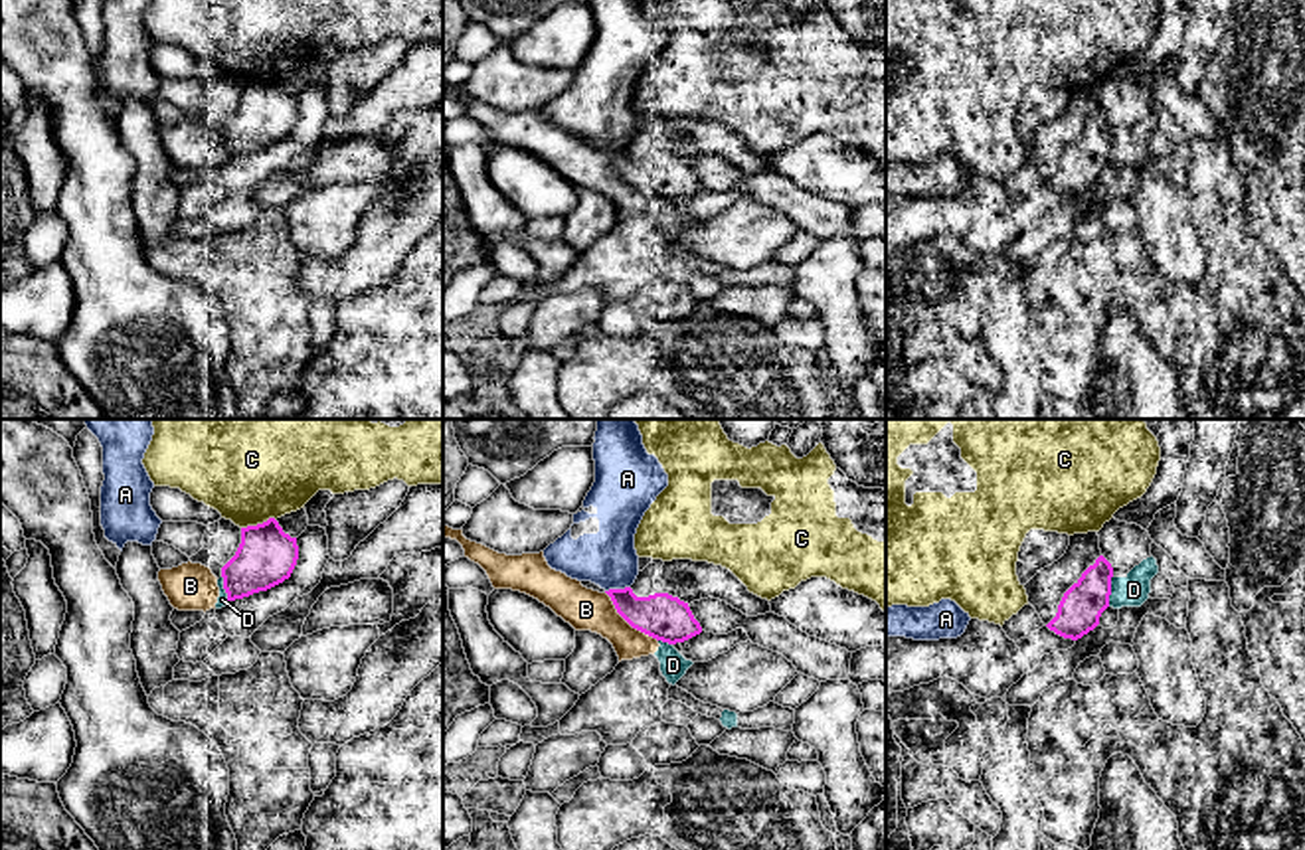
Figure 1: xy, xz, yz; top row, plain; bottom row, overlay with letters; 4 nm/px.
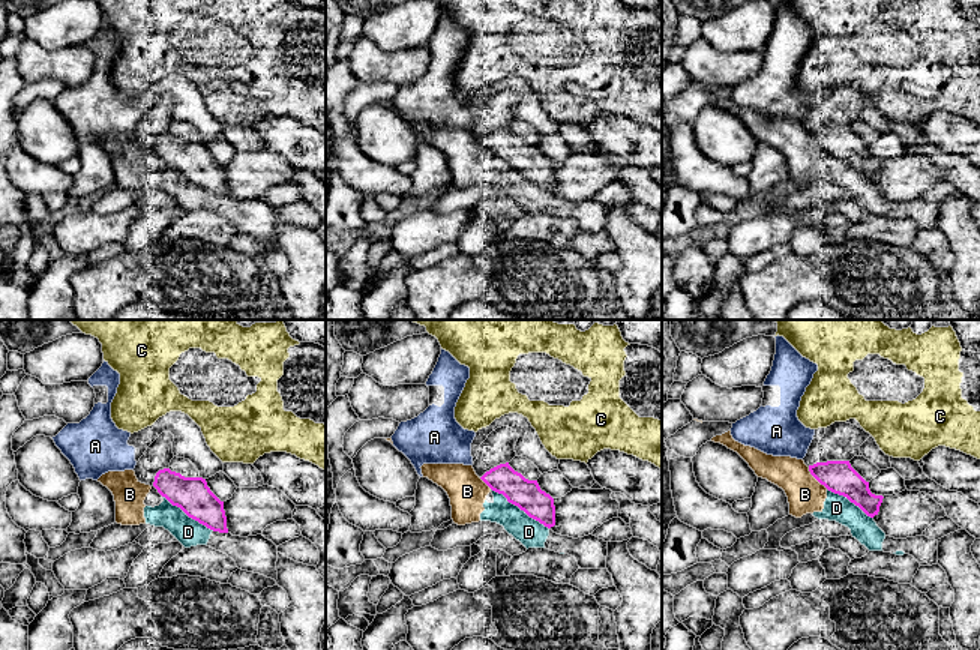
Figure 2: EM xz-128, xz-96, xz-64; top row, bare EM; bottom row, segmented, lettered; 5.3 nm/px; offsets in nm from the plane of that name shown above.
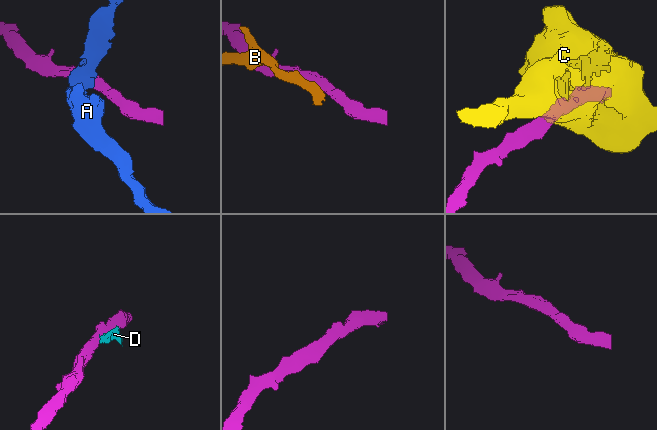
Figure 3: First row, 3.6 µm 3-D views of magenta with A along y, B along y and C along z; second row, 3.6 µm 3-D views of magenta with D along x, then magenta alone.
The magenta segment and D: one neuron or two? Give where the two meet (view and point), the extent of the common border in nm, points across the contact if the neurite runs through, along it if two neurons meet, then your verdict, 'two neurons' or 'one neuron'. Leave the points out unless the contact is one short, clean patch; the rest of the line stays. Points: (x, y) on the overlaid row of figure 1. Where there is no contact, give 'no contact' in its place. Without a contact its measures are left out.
contact yz (1110, 592); length 130 nm; two neurons

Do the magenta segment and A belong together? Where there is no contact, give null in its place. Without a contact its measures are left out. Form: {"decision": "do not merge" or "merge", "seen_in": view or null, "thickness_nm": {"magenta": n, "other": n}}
{"decision": "do not merge", "seen_in": "xz", "thickness_nm": {"magenta": 190, "other": 220}}

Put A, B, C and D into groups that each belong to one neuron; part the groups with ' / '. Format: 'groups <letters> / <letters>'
groups A / B D / C

